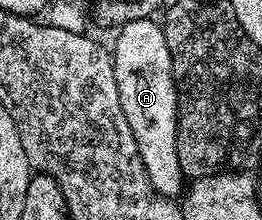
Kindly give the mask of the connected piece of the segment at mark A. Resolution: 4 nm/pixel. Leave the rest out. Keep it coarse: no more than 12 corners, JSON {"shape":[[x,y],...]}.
{"shape":[[144,17],[111,45],[119,103],[151,187],[187,185],[164,28]]}

